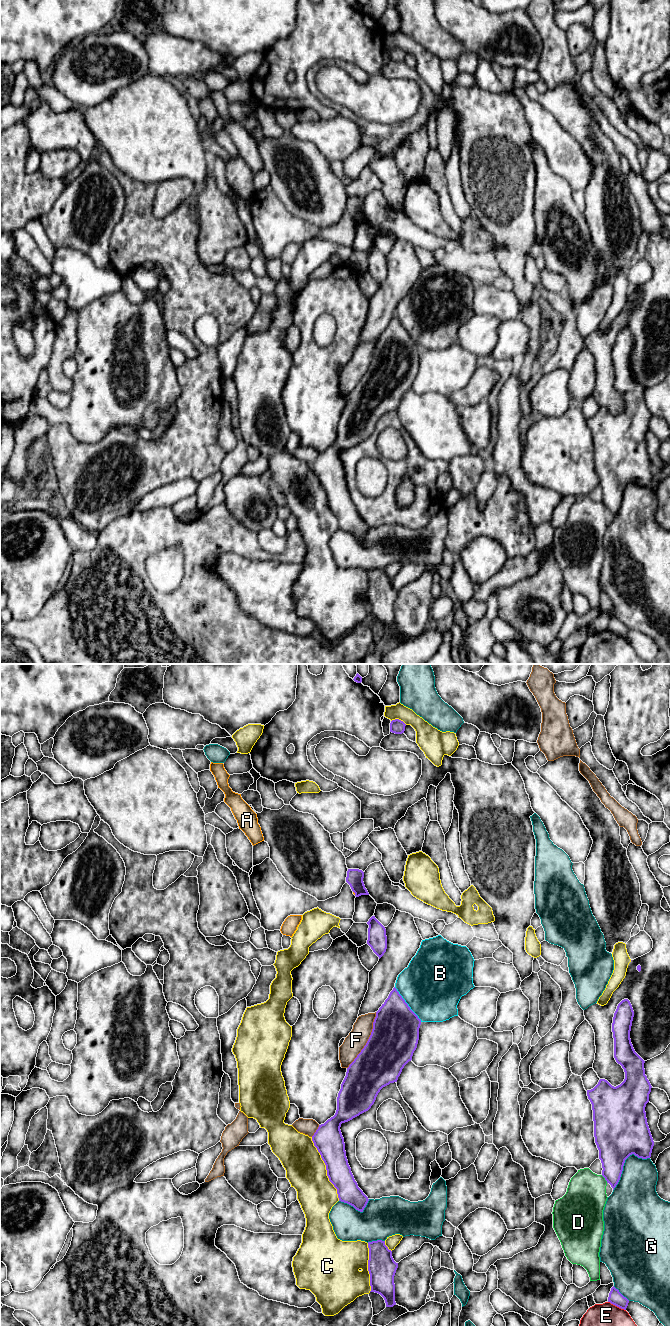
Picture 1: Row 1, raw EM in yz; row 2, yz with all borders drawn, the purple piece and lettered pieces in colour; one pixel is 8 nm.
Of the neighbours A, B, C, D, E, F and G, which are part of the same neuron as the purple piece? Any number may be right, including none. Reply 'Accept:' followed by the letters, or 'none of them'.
Accept: none of them

